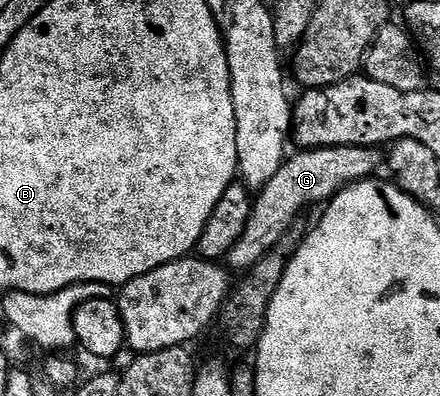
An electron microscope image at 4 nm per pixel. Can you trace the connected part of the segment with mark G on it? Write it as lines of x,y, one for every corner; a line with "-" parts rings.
366,145
300,149
293,157
291,154
278,167
274,179
270,179
270,183
255,194
246,231
242,231
238,243
234,243
228,252
227,268
236,275
247,273
254,263
258,263
258,259
262,259
262,255
269,253
280,242
280,236
304,214
302,212
311,205
323,206
350,185
369,180
379,165
381,168
381,150

